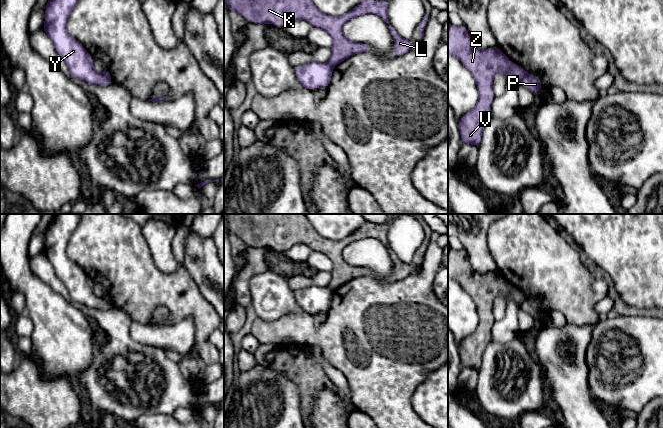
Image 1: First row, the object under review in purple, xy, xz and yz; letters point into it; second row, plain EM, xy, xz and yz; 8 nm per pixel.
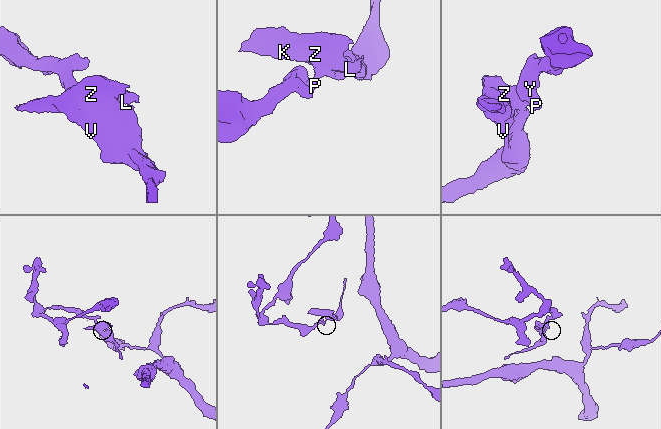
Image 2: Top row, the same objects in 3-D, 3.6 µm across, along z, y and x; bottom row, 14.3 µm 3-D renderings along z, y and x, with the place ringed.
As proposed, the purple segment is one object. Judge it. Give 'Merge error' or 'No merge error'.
Merge error

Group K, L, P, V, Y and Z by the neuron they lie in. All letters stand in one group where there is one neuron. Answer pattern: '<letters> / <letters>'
K L V Z / P Y

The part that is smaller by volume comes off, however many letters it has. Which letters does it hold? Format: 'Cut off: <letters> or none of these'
Cut off: K, L, V, Z

